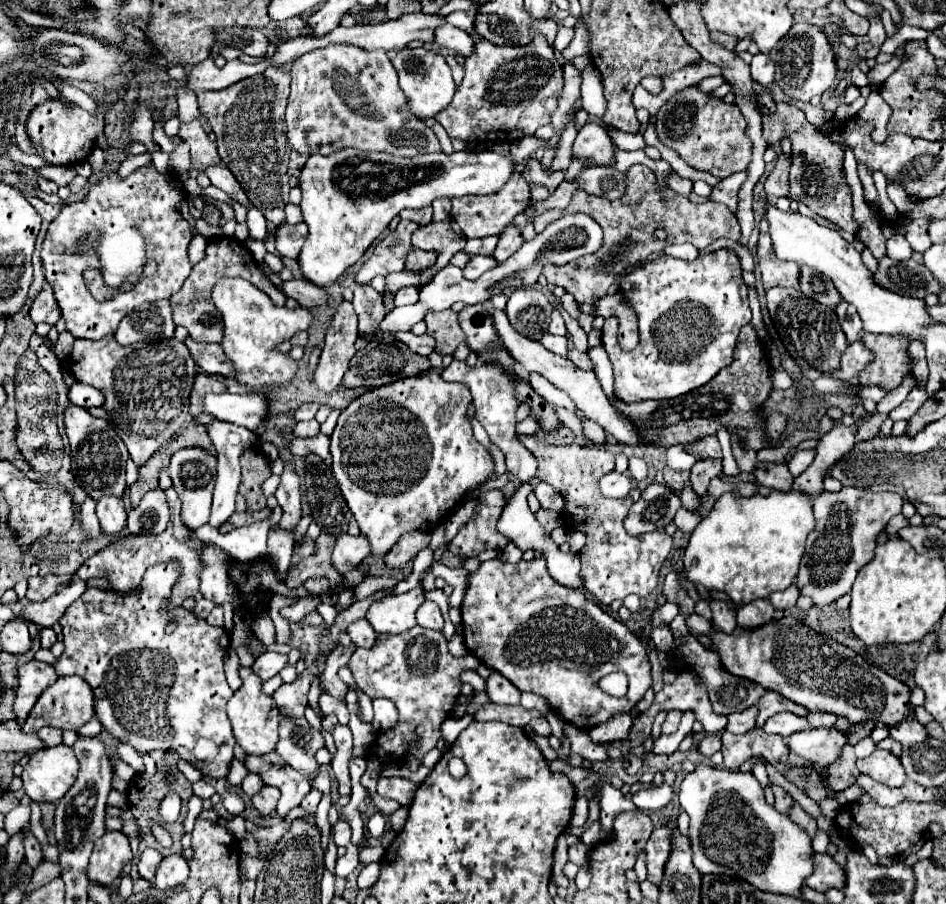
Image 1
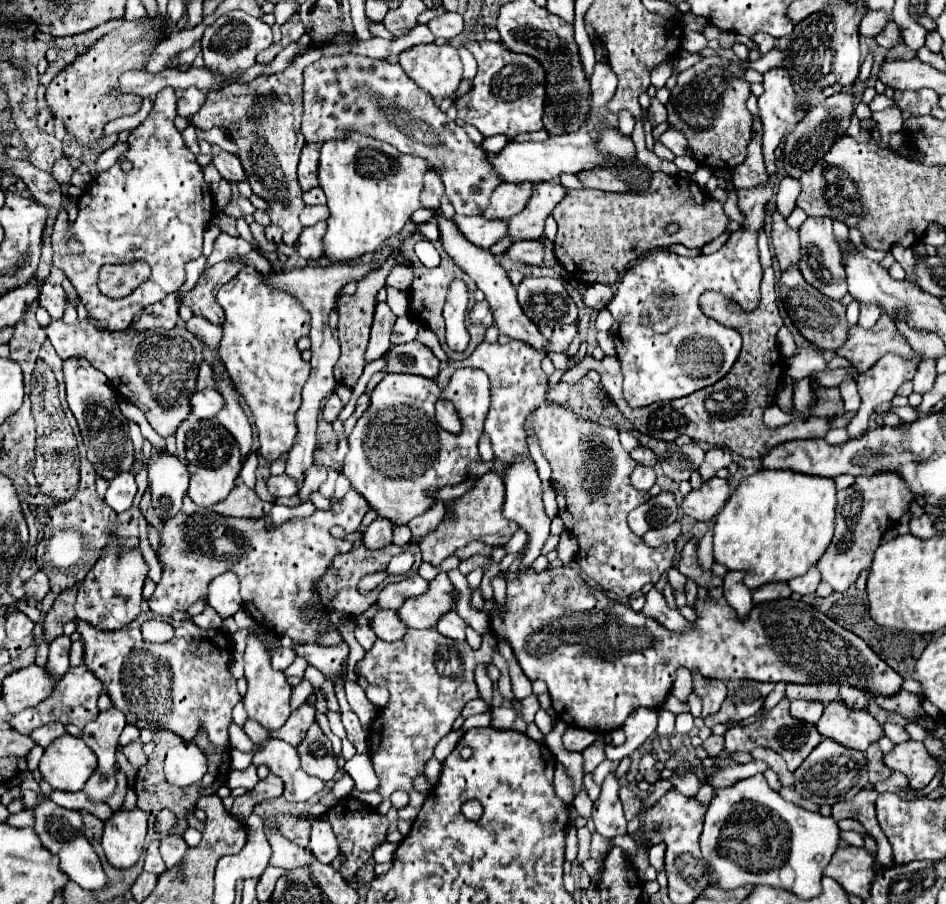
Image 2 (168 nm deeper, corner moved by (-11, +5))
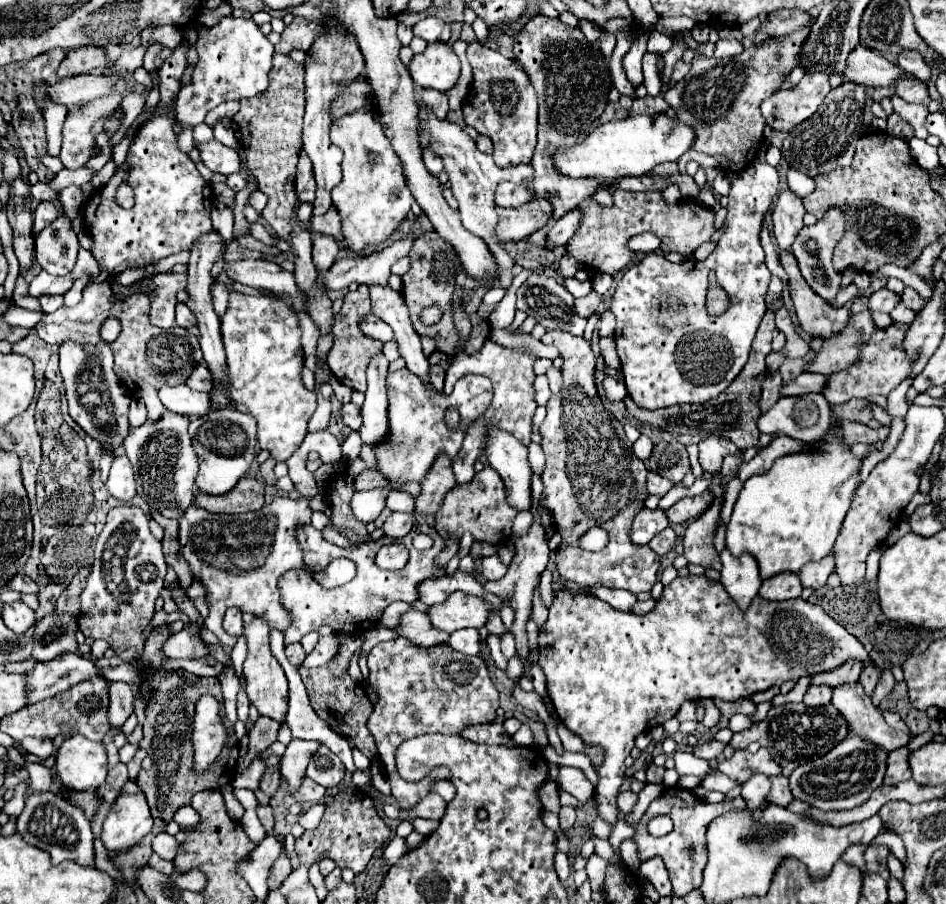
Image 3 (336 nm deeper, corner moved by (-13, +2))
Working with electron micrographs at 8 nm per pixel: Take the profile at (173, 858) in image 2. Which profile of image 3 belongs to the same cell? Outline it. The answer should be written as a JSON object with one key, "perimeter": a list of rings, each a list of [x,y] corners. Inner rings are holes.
{"perimeter":[[[158,833],[156,837],[154,837],[154,841],[152,841],[152,849],[154,849],[154,853],[158,853],[162,859],[166,859],[166,861],[172,861],[174,857],[176,857],[176,851],[178,851],[178,841],[176,841],[176,837],[172,837],[172,835],[168,835],[168,833]]]}

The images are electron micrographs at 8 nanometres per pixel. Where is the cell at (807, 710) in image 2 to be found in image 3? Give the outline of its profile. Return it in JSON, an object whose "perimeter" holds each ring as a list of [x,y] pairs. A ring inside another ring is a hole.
{"perimeter":[[[810,687],[804,695],[804,705],[806,707],[822,707],[828,705],[832,697],[832,689],[830,687]]]}

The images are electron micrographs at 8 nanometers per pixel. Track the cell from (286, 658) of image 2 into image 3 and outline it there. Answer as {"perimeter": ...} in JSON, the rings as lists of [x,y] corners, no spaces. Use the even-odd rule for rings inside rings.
{"perimeter":[[[292,643],[292,645],[286,647],[286,657],[288,657],[288,661],[290,661],[292,665],[300,667],[302,661],[304,661],[304,657],[306,657],[306,653],[304,653],[304,649],[302,649],[300,643]]]}

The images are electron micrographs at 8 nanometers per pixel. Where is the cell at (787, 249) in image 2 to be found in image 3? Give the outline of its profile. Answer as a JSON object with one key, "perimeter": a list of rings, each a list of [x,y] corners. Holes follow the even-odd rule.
{"perimeter":[[[790,189],[782,191],[778,197],[778,203],[772,211],[772,221],[774,221],[774,237],[778,243],[780,251],[790,251],[798,231],[804,227],[802,215],[804,215],[804,205],[800,197],[796,197]]]}

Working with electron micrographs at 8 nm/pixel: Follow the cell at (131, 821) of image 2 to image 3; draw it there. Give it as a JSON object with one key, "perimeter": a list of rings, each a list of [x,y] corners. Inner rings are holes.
{"perimeter":[[[142,793],[120,795],[110,807],[102,827],[102,843],[110,855],[118,855],[134,847],[152,829],[152,815]]]}

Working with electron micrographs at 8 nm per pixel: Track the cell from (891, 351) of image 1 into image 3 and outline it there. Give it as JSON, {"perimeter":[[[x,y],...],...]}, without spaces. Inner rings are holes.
{"perimeter":[[[868,311],[852,315],[846,329],[840,335],[824,341],[820,355],[810,365],[810,371],[832,375],[846,367],[852,367],[858,361],[862,343],[866,343],[866,339],[870,339],[874,331],[876,325]]]}

